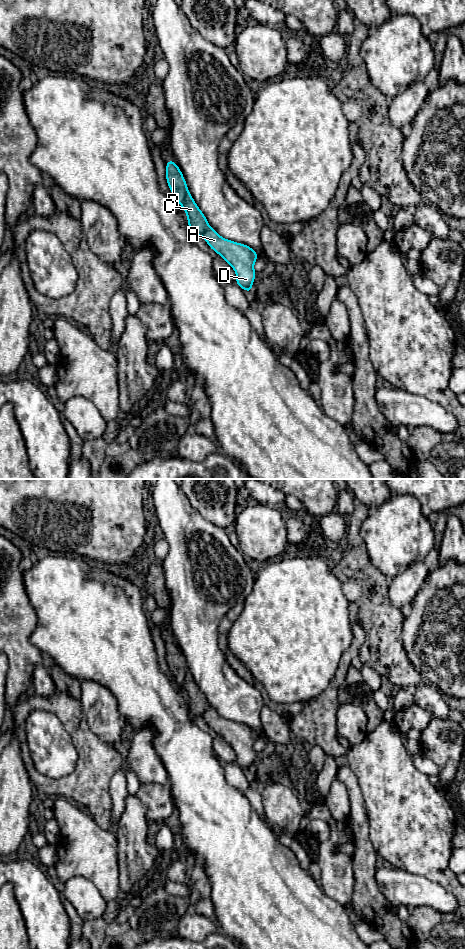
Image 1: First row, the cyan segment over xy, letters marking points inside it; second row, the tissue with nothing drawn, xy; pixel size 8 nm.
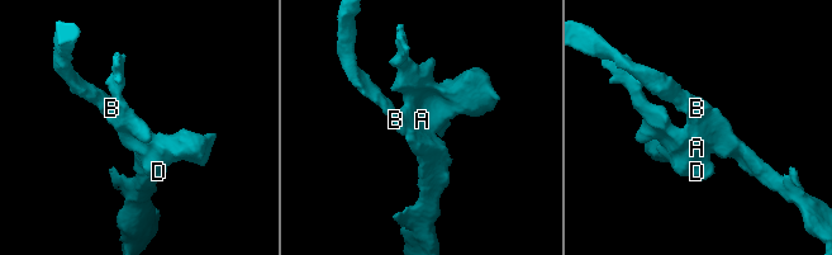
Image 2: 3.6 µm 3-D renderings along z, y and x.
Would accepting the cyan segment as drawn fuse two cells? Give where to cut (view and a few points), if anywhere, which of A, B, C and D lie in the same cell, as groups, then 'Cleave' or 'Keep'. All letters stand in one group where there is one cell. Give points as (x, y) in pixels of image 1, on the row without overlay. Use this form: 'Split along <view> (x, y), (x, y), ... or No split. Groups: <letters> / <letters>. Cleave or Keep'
Split along xy (210, 707), (201, 715). Groups: A D / B C. Cleave

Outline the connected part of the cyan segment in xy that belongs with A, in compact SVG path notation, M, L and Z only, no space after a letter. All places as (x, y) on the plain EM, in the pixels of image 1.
M213 708L207 709L202 715L209 727L219 734L236 753L236 764L251 773L257 753L254 743L259 738L250 726L221 717Z

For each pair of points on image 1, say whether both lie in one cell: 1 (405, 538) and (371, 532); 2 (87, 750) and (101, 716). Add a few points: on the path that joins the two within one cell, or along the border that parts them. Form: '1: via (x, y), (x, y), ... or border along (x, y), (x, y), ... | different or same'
1: via (397, 536), (392, 532), (379, 532) | same
2: border along (83, 712), (89, 728), (102, 740), (114, 745) | different

